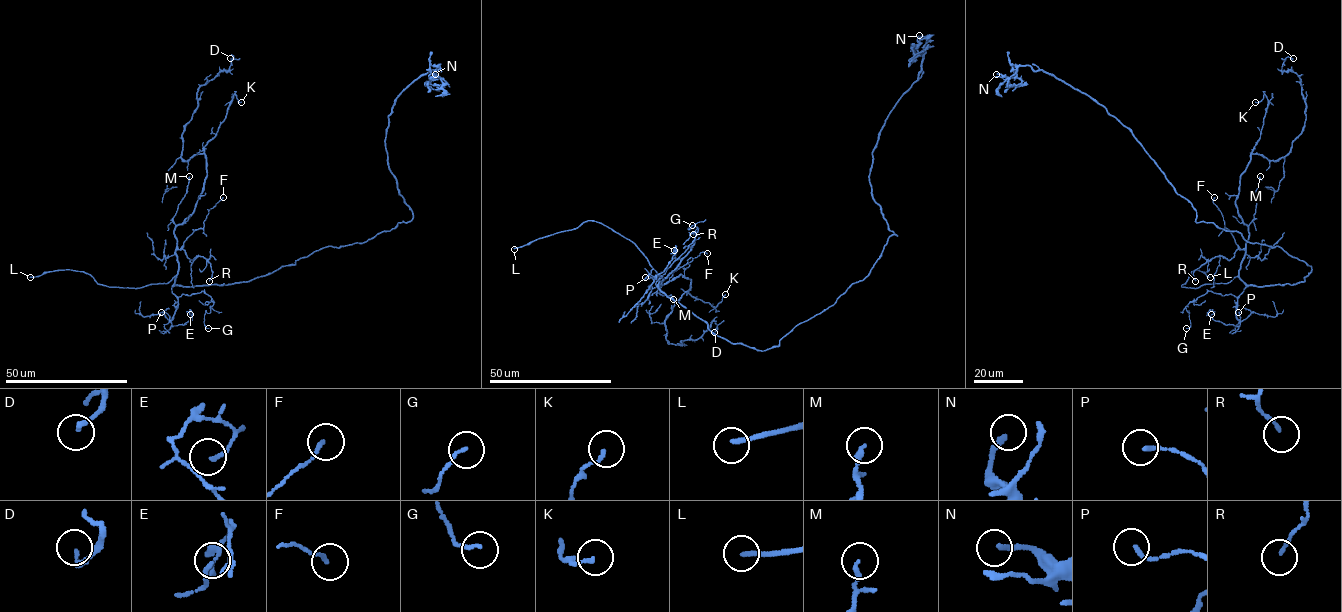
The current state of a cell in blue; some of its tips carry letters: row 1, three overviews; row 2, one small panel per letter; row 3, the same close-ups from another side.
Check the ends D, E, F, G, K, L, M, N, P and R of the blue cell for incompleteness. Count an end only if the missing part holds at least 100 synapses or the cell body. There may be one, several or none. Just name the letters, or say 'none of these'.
L

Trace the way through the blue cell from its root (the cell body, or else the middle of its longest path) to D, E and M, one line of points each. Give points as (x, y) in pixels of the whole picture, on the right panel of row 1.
D: (1307, 265), (1296, 284), (1239, 276), (1241, 174), (1304, 126), (1293, 58)
E: (1307, 265), (1311, 271), (1304, 281), (1247, 285), (1237, 299), (1239, 325), (1215, 321), (1211, 314)
M: (1307, 265), (1311, 271), (1296, 284), (1254, 286), (1240, 277), (1260, 176)

